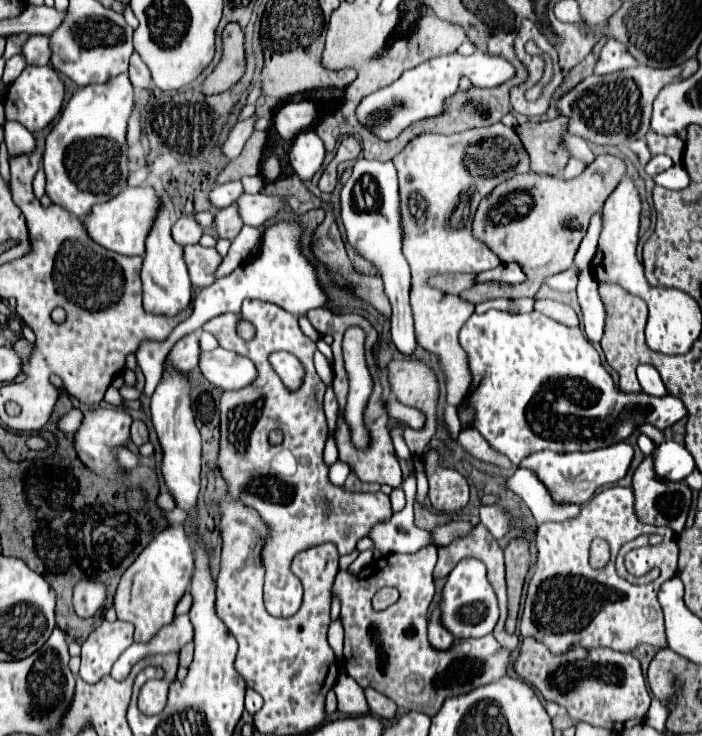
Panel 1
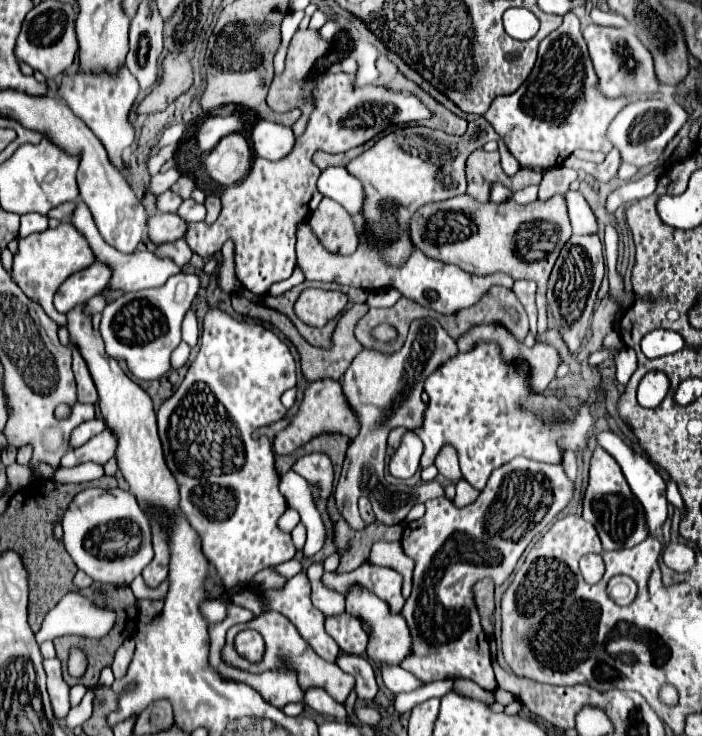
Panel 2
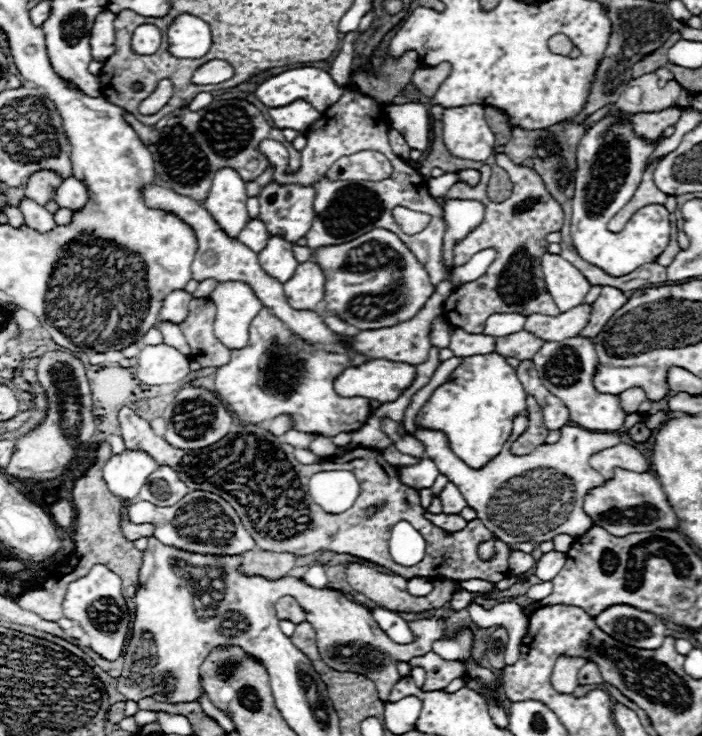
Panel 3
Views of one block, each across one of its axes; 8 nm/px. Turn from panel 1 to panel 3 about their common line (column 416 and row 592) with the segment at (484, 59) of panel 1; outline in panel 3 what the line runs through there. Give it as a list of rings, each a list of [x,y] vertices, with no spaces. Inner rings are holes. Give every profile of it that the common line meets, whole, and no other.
[[[94,566],[86,576],[70,582],[62,602],[62,612],[66,618],[78,622],[84,628],[88,636],[88,646],[92,650],[108,660],[116,660],[122,654],[130,618],[126,602],[122,598],[122,580],[114,572],[104,566]]]

